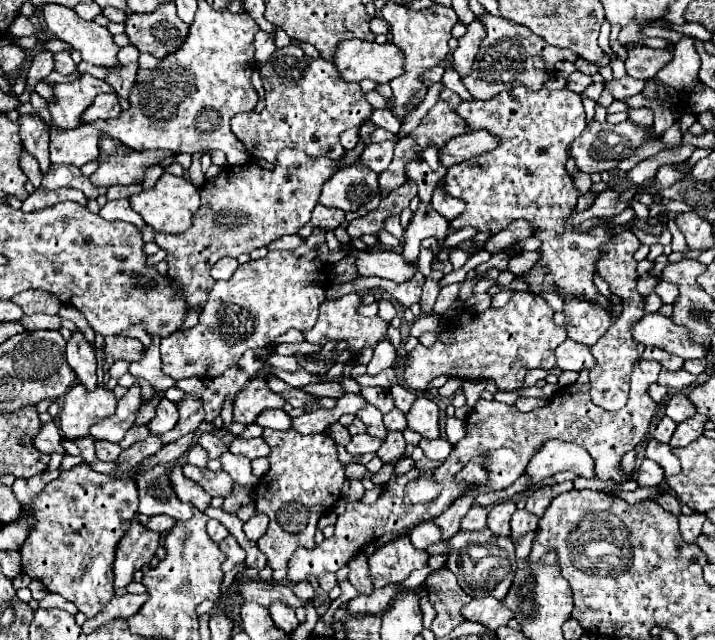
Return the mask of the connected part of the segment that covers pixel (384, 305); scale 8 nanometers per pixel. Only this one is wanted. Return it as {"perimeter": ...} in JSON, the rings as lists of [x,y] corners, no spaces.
{"perimeter":[[[381,299],[378,301],[378,306],[379,306],[378,316],[380,316],[387,323],[390,323],[391,320],[397,314],[393,304],[390,301]]]}

